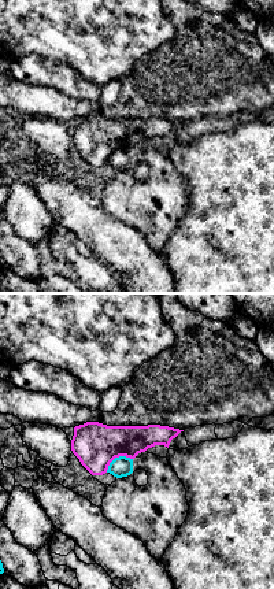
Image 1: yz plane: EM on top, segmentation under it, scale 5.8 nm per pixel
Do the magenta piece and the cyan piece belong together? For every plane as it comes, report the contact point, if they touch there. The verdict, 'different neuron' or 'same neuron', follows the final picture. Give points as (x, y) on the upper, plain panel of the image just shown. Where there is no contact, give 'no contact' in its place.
(117, 149)

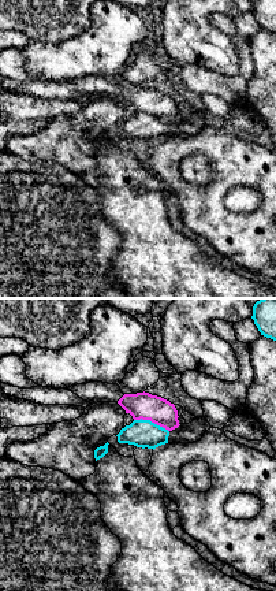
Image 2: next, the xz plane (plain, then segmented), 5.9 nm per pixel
(152, 115)

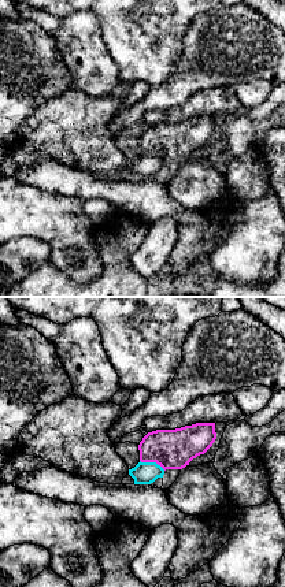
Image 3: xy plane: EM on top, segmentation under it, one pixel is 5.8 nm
(152, 155)

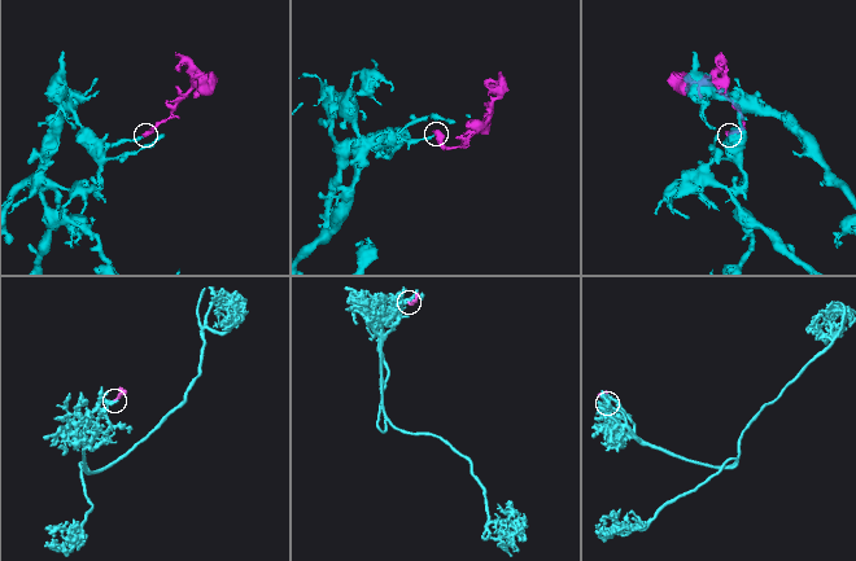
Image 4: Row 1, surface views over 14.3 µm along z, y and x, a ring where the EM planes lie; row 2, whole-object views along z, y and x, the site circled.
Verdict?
different neuron

